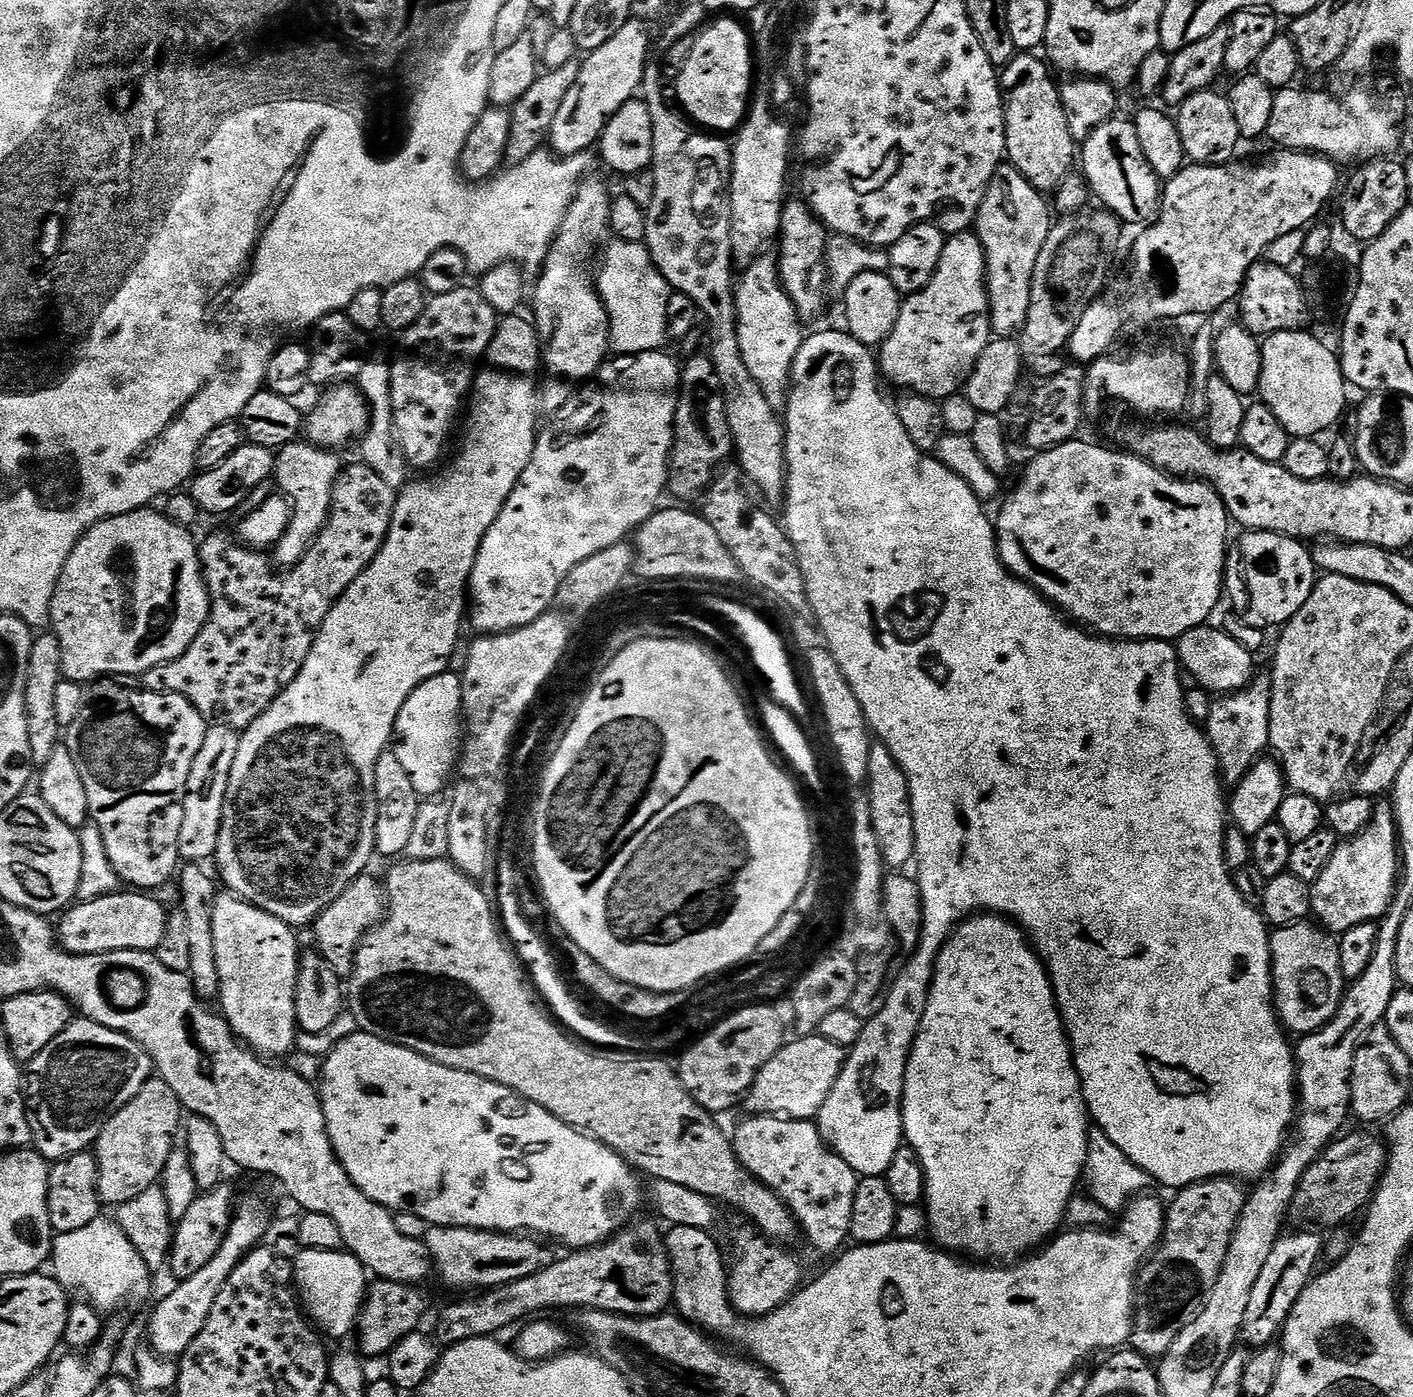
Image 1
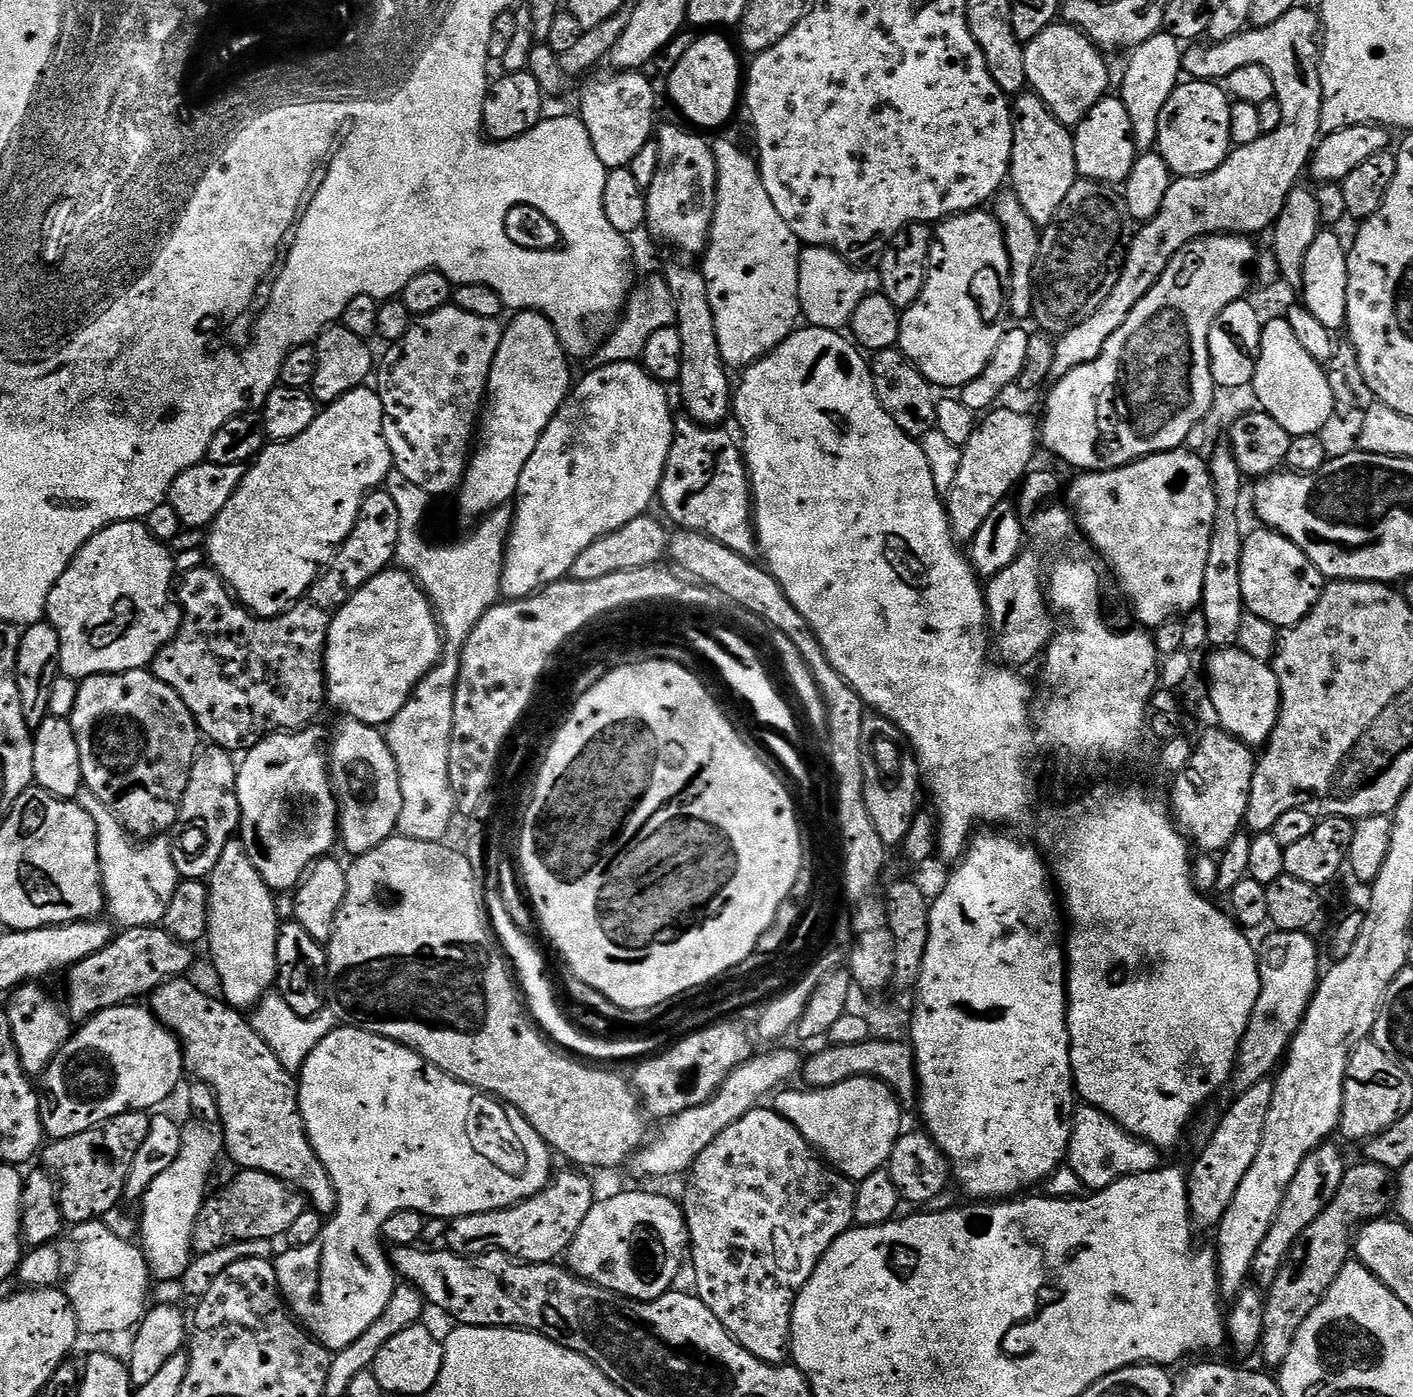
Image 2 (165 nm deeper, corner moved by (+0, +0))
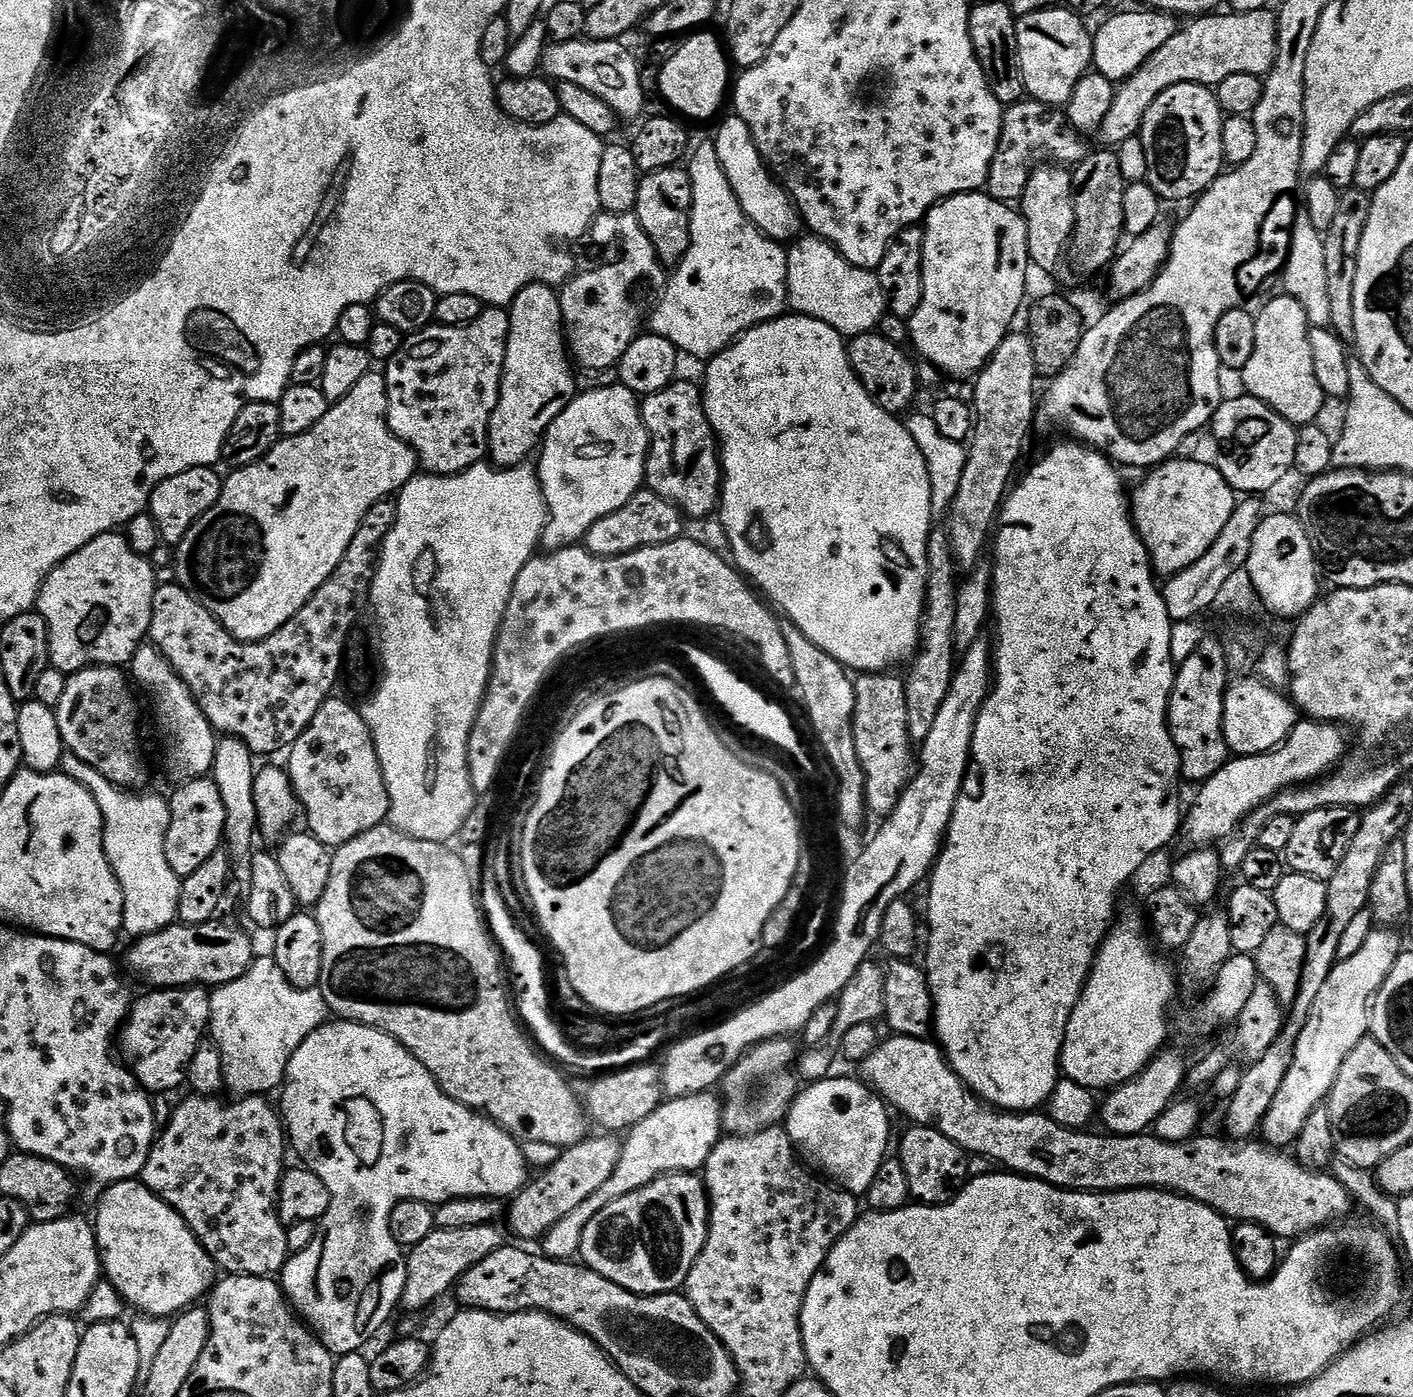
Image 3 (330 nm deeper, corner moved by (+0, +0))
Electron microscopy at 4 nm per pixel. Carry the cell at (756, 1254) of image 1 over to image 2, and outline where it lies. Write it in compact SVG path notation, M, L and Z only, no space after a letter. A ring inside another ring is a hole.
M763 1107L751 1108L746 1115L738 1118L738 1122L726 1126L726 1130L722 1130L722 1134L718 1134L718 1138L714 1142L710 1142L710 1146L706 1146L706 1150L702 1150L702 1154L698 1154L698 1158L692 1164L686 1176L688 1185L684 1188L682 1207L684 1216L688 1219L690 1268L692 1264L692 1272L696 1275L695 1295L699 1296L702 1302L706 1302L706 1306L710 1306L714 1318L718 1318L718 1322L722 1322L722 1326L726 1326L728 1333L743 1348L750 1350L750 1354L754 1354L754 1358L758 1358L767 1364L781 1365L790 1356L792 1307L798 1298L800 1288L806 1286L810 1274L814 1274L818 1262L826 1254L826 1250L830 1250L832 1243L843 1232L847 1232L849 1228L853 1227L856 1184L825 1163L814 1151L812 1145L806 1142L804 1135L790 1121L779 1116L771 1107Z

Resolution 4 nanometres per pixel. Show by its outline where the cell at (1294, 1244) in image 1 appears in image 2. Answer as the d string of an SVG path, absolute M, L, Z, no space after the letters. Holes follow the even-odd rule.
M1325 1142L1317 1146L1306 1158L1302 1160L1302 1166L1298 1174L1290 1182L1286 1194L1282 1198L1282 1206L1278 1206L1278 1214L1262 1242L1258 1246L1258 1254L1252 1263L1252 1276L1258 1281L1261 1289L1267 1290L1278 1274L1284 1269L1284 1259L1290 1254L1294 1242L1322 1214L1322 1210L1332 1201L1334 1194L1338 1194L1338 1186L1342 1186L1342 1178L1346 1171L1344 1164L1344 1152L1333 1142Z

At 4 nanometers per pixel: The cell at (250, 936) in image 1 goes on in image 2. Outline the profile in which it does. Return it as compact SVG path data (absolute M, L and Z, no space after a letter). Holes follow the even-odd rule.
M233 838L222 850L218 866L206 878L208 885L208 935L206 945L212 951L212 964L216 967L216 976L220 979L220 988L224 1003L237 1010L252 1010L270 992L277 983L280 967L276 957L278 934L281 921L276 920L276 904L272 901L273 889L254 870L254 862L244 853L244 845Z

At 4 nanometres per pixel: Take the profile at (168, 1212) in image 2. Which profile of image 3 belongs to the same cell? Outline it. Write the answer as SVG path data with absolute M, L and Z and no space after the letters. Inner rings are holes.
M270 954L262 957L259 955L242 978L217 985L211 991L210 998L210 1036L223 1058L224 1088L234 1098L267 1095L274 1088L279 1089L283 1085L290 1058L298 1050L298 1046L314 1030L327 1023L330 1014L325 995L320 988L294 987L278 966L275 957Z

